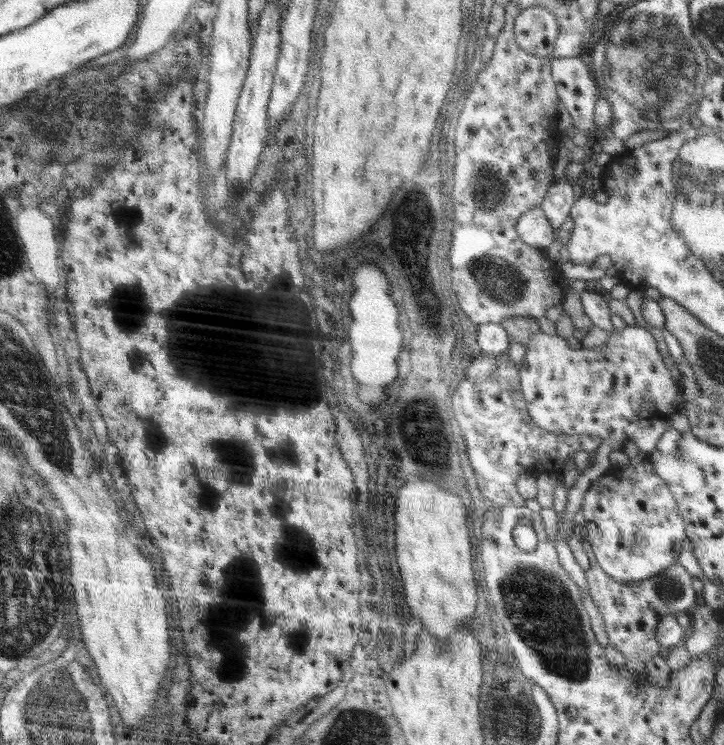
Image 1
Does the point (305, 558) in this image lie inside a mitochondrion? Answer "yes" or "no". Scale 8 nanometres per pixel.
no

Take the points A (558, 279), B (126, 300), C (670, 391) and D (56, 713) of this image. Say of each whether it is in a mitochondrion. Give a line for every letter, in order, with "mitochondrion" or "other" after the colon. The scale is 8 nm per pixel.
A: other
B: mitochondrion
C: other
D: mitochondrion

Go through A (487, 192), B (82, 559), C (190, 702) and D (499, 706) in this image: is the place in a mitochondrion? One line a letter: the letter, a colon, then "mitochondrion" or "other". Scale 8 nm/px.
A: mitochondrion
B: other
C: other
D: other

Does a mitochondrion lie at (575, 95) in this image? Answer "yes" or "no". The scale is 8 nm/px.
no

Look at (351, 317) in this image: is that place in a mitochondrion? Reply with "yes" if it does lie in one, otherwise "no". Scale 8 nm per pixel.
no

